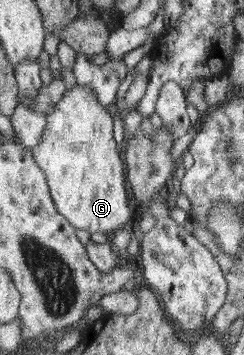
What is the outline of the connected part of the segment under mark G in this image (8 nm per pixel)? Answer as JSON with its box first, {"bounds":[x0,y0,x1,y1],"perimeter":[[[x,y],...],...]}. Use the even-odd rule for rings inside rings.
{"bounds":[33,83,138,236],"perimeter":[[[76,83],[75,86],[70,88],[70,90],[67,90],[64,98],[62,98],[62,100],[56,104],[56,110],[48,114],[47,117],[48,128],[46,128],[46,132],[42,134],[40,144],[38,144],[38,146],[34,146],[33,153],[35,154],[35,159],[38,163],[38,166],[44,170],[47,184],[50,186],[51,195],[55,199],[55,205],[60,211],[60,214],[63,214],[66,218],[68,218],[68,220],[78,230],[86,230],[92,234],[94,234],[94,232],[101,232],[106,236],[110,236],[115,230],[124,228],[128,222],[135,221],[138,211],[136,210],[137,207],[130,205],[130,198],[128,198],[128,186],[126,186],[126,182],[129,182],[129,180],[126,180],[127,163],[124,163],[124,160],[122,160],[120,150],[118,152],[118,144],[116,144],[116,140],[114,140],[114,120],[112,120],[112,110],[100,104],[100,98],[98,98],[98,94],[94,92],[94,88],[92,88],[92,86],[80,86],[80,84]]]}

